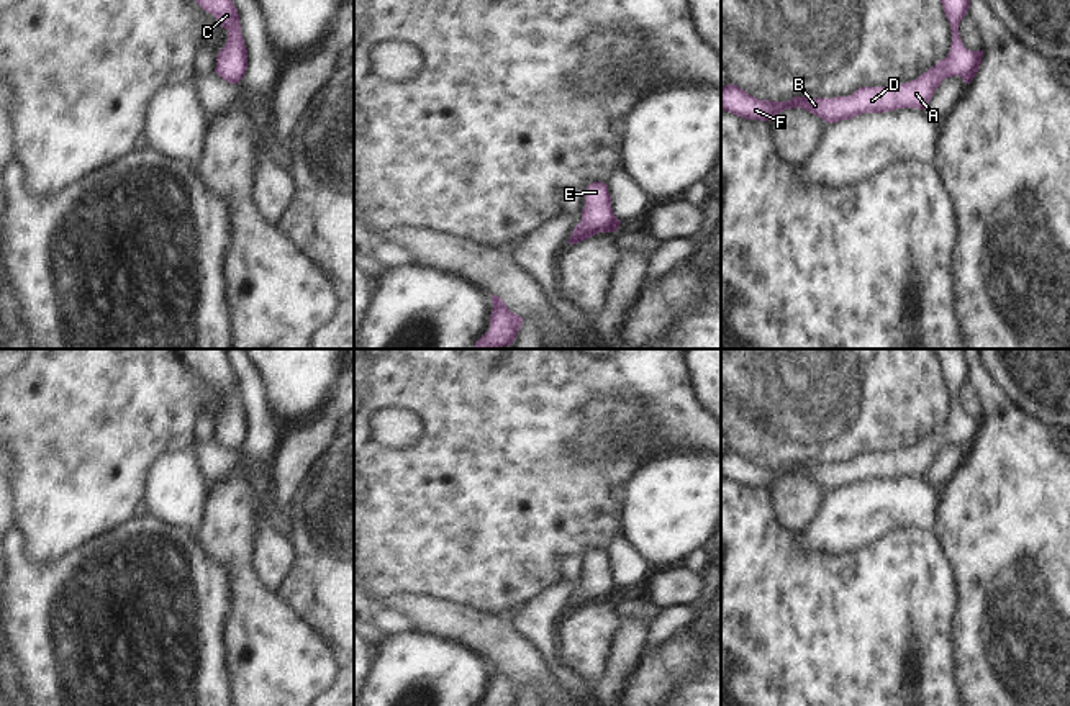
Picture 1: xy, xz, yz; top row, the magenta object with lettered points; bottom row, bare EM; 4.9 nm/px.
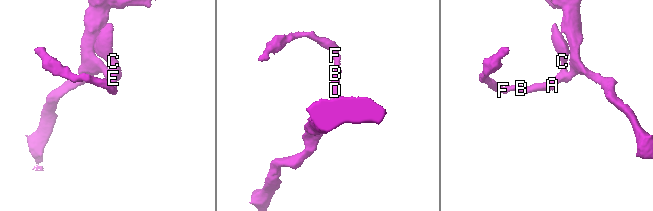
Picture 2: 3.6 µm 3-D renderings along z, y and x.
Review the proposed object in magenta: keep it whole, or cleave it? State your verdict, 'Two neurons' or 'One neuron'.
One neuron.

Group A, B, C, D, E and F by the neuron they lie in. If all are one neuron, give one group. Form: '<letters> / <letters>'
A B C D E F

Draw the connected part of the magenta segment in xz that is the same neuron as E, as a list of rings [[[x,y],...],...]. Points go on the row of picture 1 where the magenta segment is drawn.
[[[593,182],[585,190],[585,208],[582,210],[582,221],[575,226],[569,244],[577,244],[598,233],[618,231],[621,221],[614,216],[611,208],[611,197],[608,185]]]

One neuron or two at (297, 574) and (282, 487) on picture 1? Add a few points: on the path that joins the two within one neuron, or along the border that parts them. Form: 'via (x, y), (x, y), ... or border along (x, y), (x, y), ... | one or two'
border along (305, 480), (295, 493), (287, 515) | two

